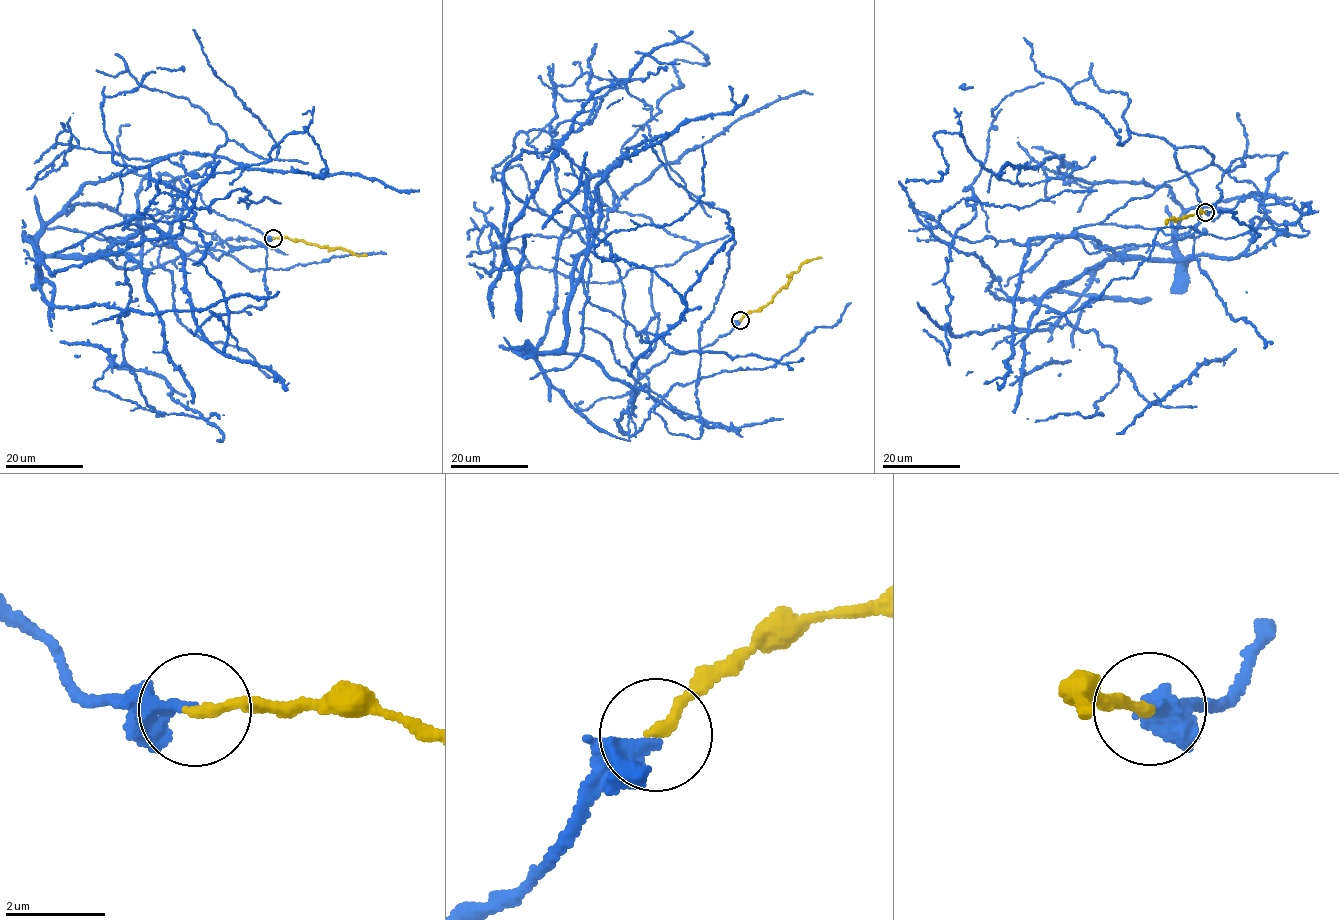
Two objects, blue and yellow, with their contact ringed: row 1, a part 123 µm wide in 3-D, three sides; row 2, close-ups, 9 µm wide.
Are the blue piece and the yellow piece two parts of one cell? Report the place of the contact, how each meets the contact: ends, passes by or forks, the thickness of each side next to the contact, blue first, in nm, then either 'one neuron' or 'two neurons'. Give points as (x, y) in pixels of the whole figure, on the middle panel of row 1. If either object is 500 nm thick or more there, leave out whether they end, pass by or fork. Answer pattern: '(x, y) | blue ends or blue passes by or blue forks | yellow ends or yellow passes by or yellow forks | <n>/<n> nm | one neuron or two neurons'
(740, 320) | blue ends | yellow ends | 340/240 nm | one neuron

